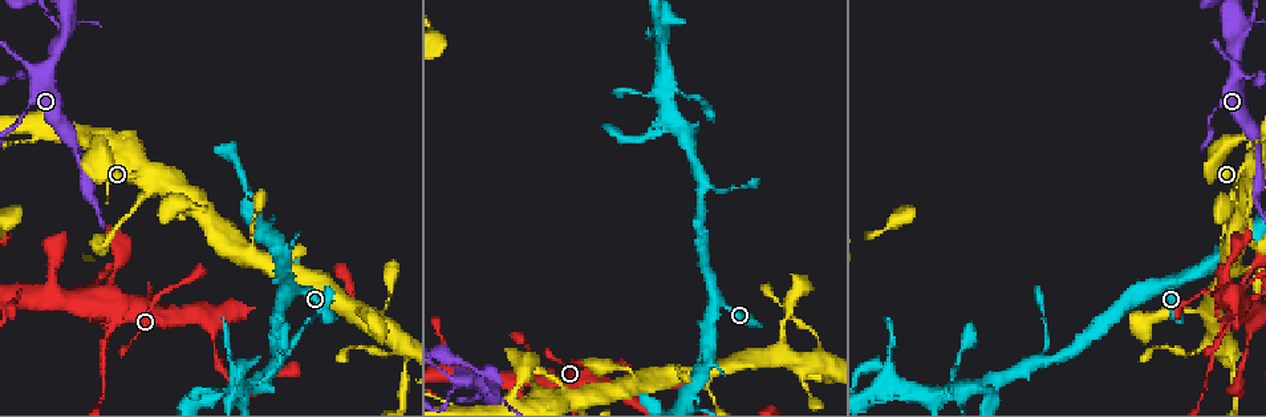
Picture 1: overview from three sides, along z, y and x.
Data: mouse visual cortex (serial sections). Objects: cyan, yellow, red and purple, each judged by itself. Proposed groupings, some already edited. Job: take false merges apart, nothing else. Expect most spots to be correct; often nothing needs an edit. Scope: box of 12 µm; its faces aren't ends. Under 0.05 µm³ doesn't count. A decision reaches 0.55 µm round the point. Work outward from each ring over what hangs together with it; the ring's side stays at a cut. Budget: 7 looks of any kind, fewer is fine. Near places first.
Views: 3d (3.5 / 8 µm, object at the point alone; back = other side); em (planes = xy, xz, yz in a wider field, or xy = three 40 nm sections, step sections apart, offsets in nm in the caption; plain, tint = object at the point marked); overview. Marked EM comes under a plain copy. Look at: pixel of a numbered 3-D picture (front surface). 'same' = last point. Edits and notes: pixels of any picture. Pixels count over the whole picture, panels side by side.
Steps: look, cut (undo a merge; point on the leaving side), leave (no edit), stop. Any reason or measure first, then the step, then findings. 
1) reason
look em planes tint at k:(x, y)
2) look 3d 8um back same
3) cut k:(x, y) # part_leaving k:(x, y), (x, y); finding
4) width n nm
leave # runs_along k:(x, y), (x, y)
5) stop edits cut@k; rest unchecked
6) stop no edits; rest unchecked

sudden change in width
look 3d 3.5um at 1:(1227, 330)

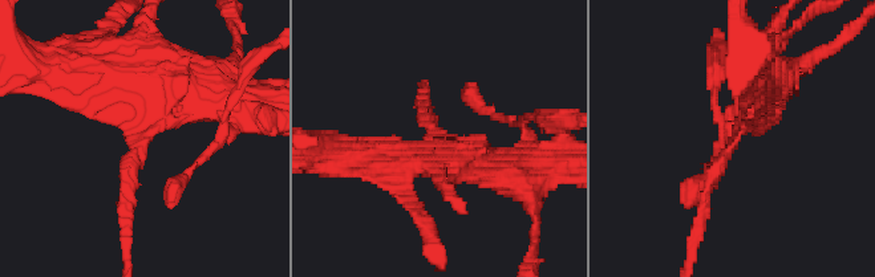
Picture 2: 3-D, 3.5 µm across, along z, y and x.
arm_widths 150, 400 nm; now the EM
look em xy step 2 tint at 2:(734, 145)

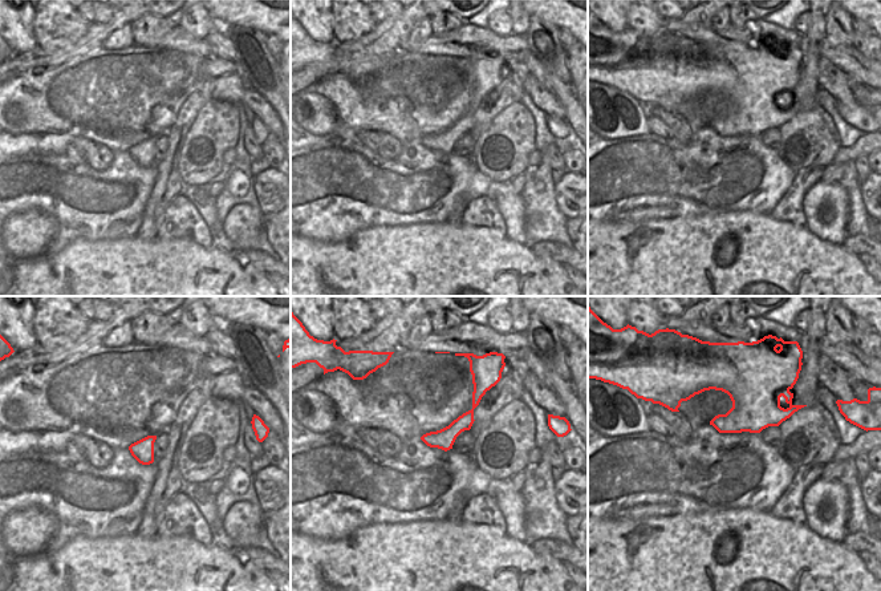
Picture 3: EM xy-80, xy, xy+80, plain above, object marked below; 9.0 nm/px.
look em xy step 3 tint same

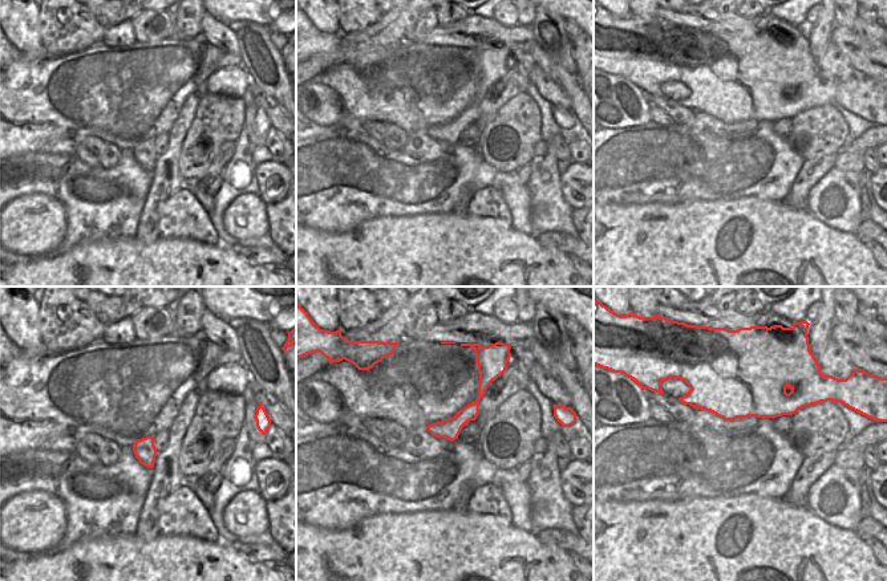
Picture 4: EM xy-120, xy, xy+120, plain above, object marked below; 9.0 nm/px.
leave # runs_along 4:(481, 391), (450, 429), (432, 429); all the same cell

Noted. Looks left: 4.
thin neck
look 3d 3.5um at 1:(706, 382)

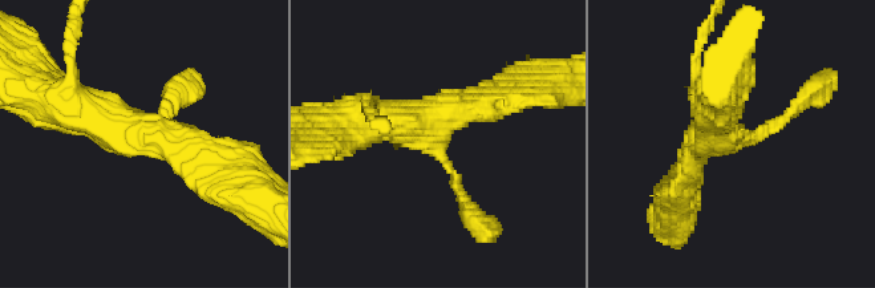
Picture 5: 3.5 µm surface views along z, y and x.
arms 3; arm_widths 150, 350, 500 nm; need the tissue
look em xy step 2 tint at 5:(438, 141)

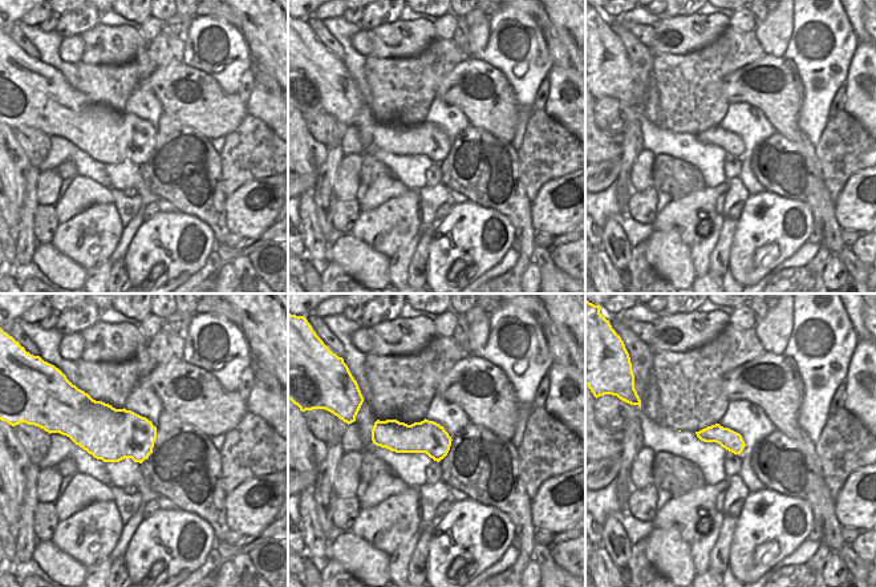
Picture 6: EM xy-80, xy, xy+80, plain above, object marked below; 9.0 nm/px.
leave # runs_along 5:(49, 98), (209, 155); all the same cell

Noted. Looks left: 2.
narrows sharply
look em xy step 5 tint at 1:(1195, 351)

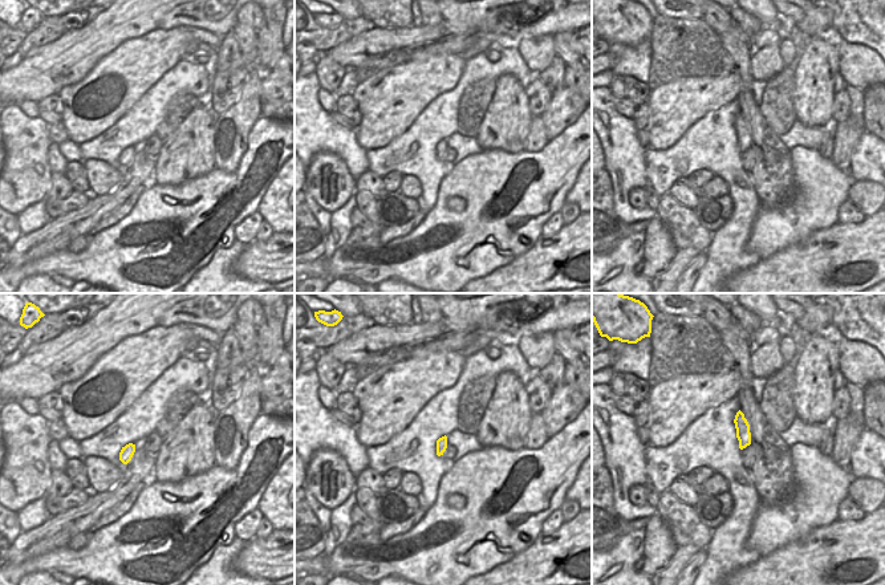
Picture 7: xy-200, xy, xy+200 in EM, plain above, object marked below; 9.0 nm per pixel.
look 3d 3.5um same

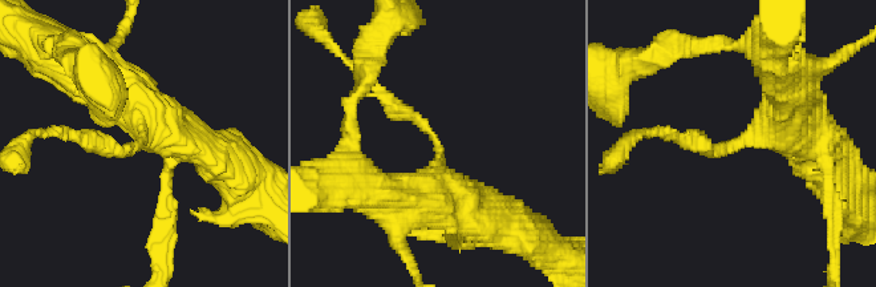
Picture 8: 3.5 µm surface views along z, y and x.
arm_widths 200, 600 nm
leave # runs_along 8:(790, 89), (759, 134), (720, 150), (678, 138); continuous, no second cell

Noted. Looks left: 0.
stop no edits; rest unchecked

